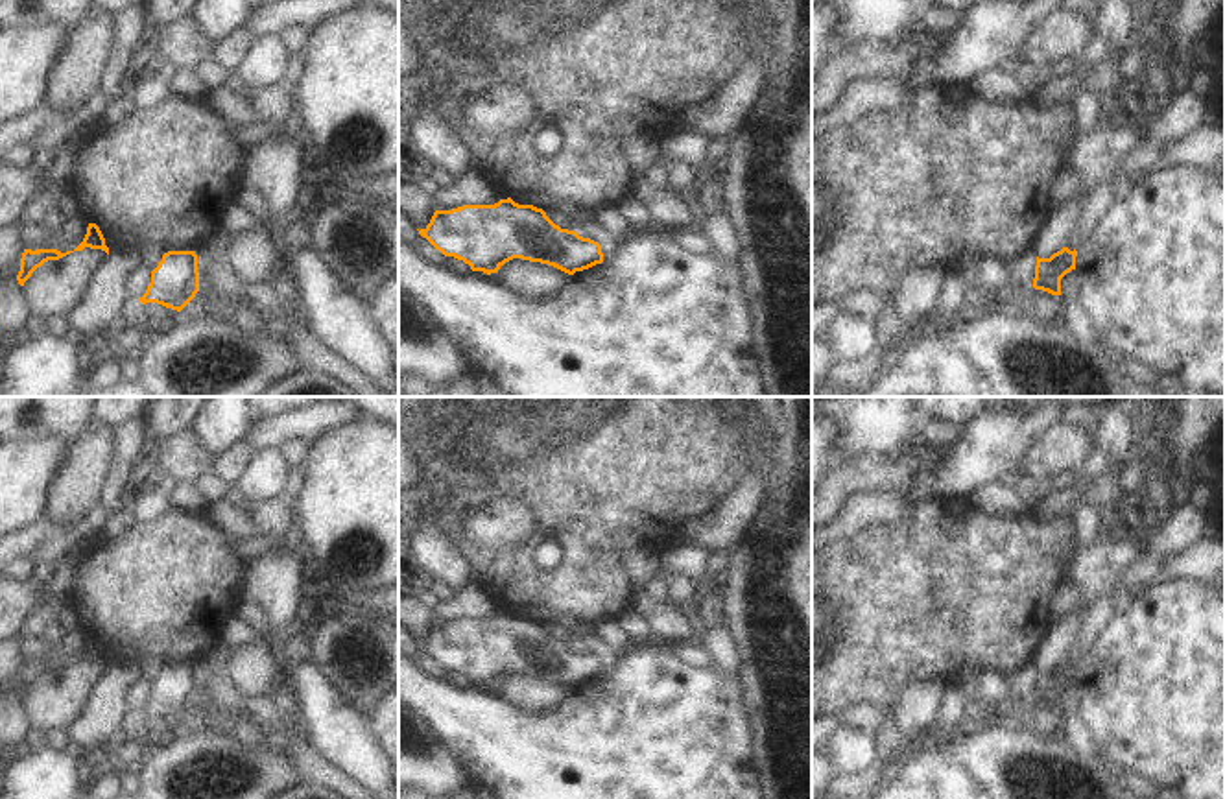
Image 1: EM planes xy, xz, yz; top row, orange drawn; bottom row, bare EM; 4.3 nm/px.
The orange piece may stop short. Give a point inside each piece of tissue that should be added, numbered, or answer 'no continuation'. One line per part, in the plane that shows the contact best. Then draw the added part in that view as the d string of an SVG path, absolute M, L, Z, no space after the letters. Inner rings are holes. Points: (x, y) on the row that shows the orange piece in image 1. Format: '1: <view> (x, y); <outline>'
no continuation

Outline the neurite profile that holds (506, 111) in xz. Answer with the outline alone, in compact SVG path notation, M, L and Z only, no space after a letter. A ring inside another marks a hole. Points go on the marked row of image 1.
M500 83L467 103L470 124L502 140L524 137L541 114L537 100L522 87Z

